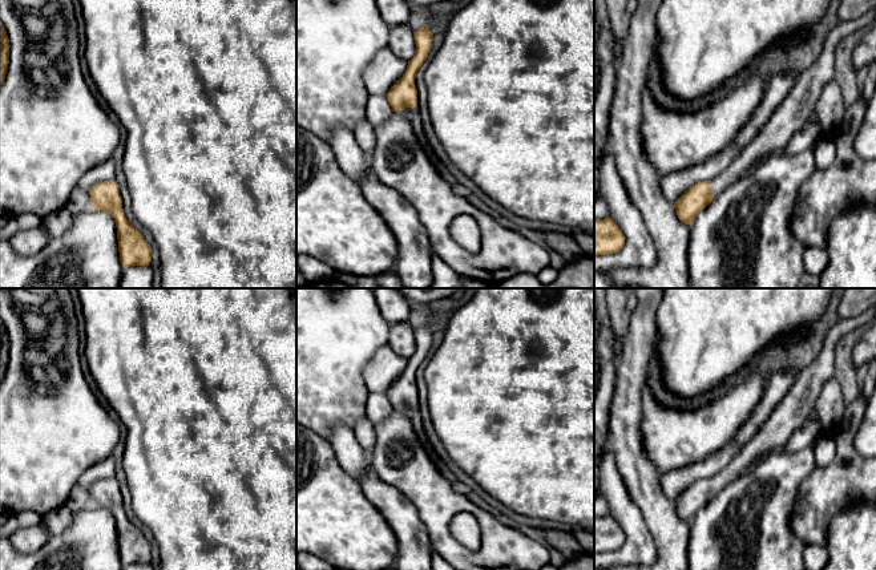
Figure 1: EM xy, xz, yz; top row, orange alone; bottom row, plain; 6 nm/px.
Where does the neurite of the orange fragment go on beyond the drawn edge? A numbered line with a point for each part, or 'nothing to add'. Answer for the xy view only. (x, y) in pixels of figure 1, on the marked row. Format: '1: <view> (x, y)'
nothing to add

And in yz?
1: yz (798, 108)

